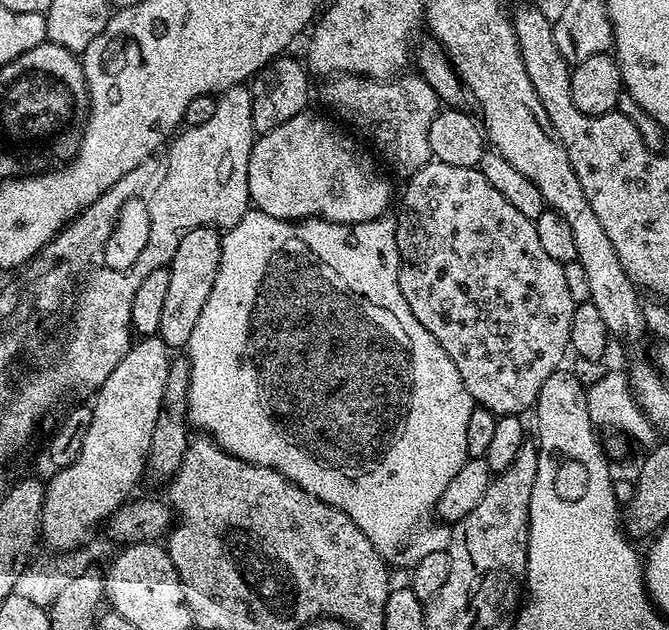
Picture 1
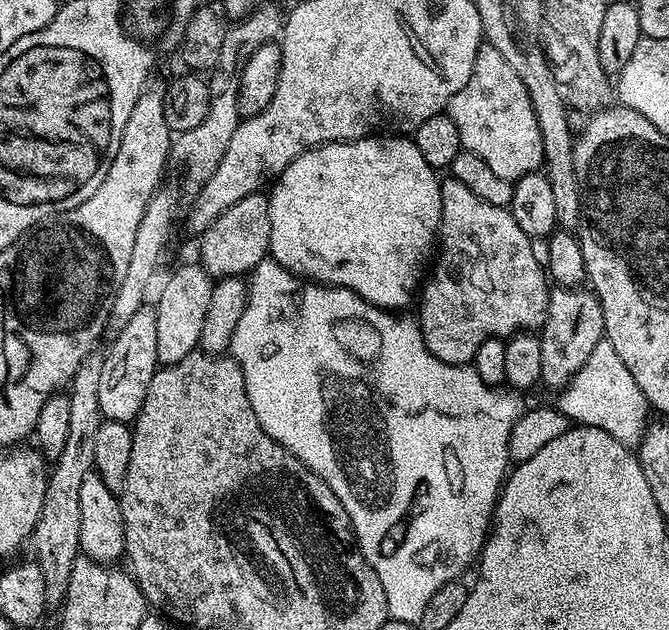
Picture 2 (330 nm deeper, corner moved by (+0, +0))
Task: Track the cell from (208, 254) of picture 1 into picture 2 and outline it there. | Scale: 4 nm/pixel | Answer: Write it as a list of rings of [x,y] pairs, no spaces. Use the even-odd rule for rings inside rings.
[[[263,191],[250,194],[242,198],[242,202],[234,202],[222,218],[218,218],[199,237],[200,257],[198,263],[207,270],[209,276],[219,278],[222,276],[243,277],[257,268],[269,255],[270,242],[270,210],[268,197]]]

